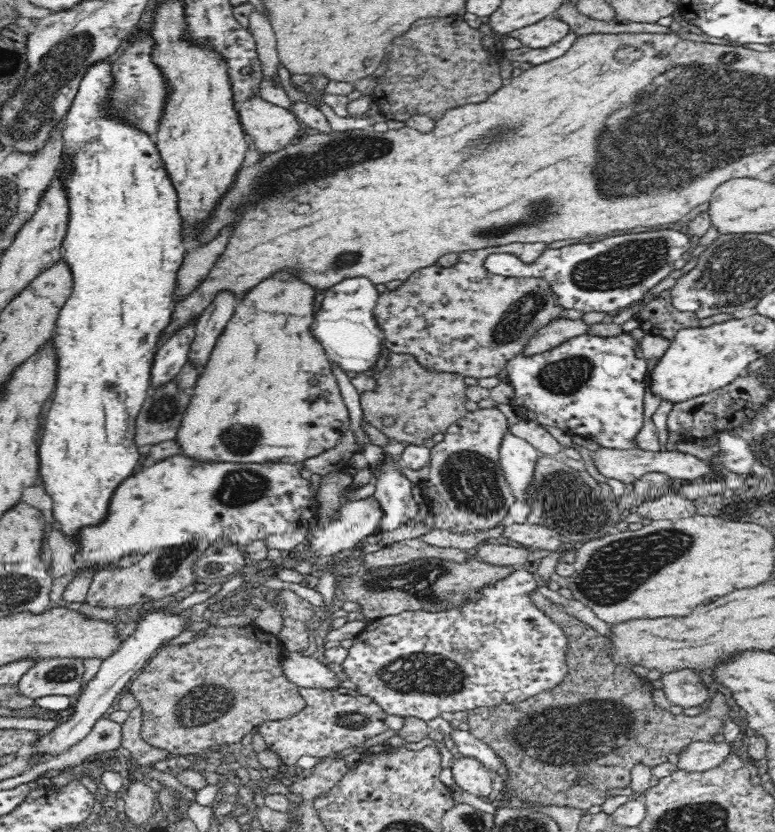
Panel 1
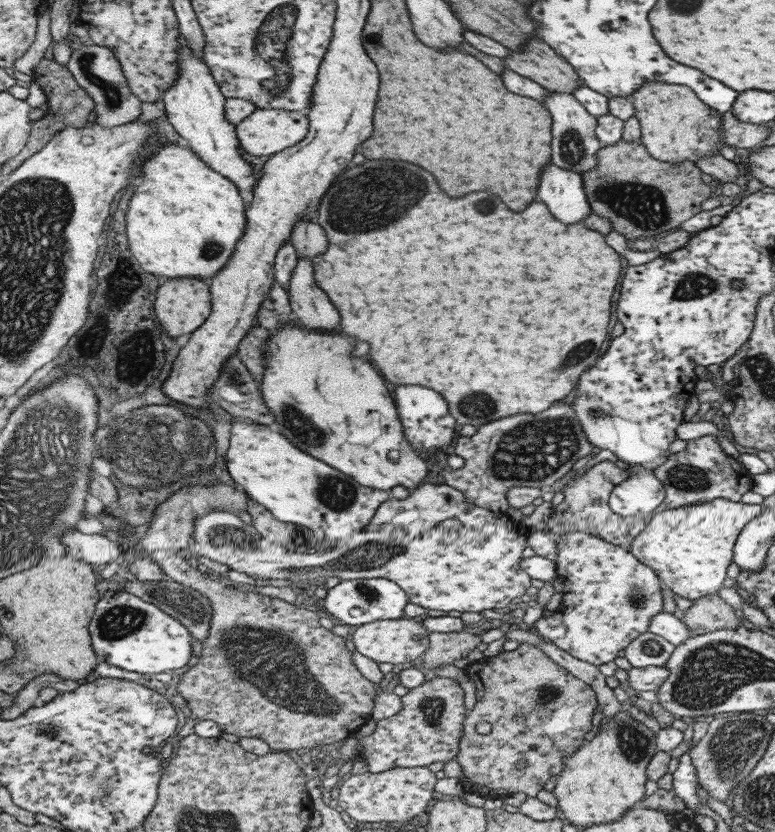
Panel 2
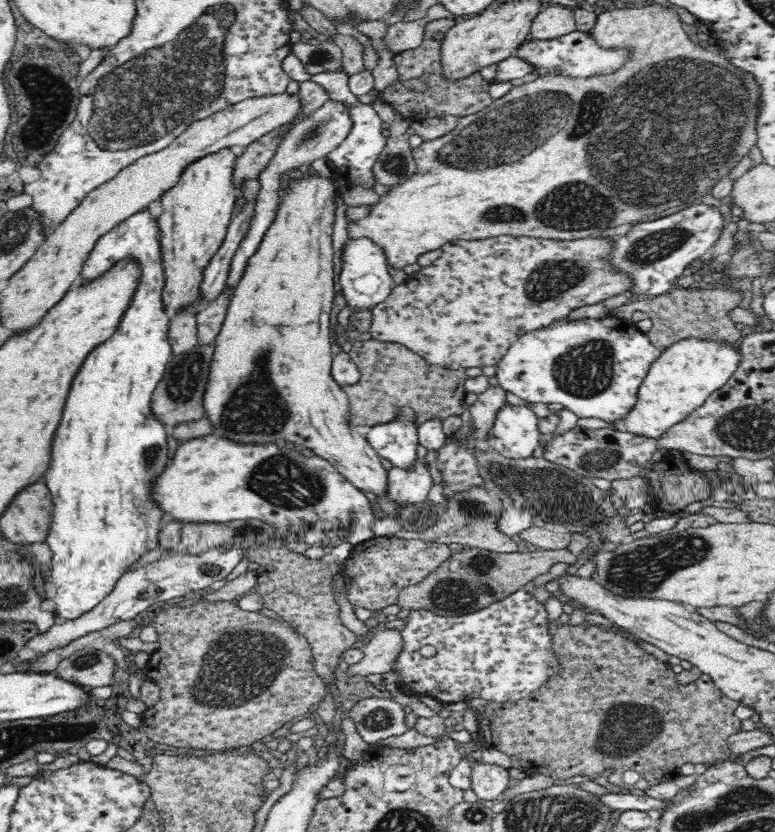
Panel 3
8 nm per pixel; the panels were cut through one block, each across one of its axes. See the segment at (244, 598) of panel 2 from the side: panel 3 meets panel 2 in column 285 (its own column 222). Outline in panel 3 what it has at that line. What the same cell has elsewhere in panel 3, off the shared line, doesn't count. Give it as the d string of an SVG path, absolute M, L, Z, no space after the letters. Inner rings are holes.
M234 602L192 603L185 608L170 608L162 614L152 617L150 622L156 628L160 648L154 652L144 667L147 680L157 684L160 689L159 701L147 707L141 714L141 727L154 742L183 749L198 750L236 750L239 746L259 745L259 741L268 734L277 735L283 732L283 726L292 718L300 718L312 704L320 704L326 700L327 687L321 676L314 670L313 658L309 642L296 632L286 621L275 620L258 614L244 612Z

